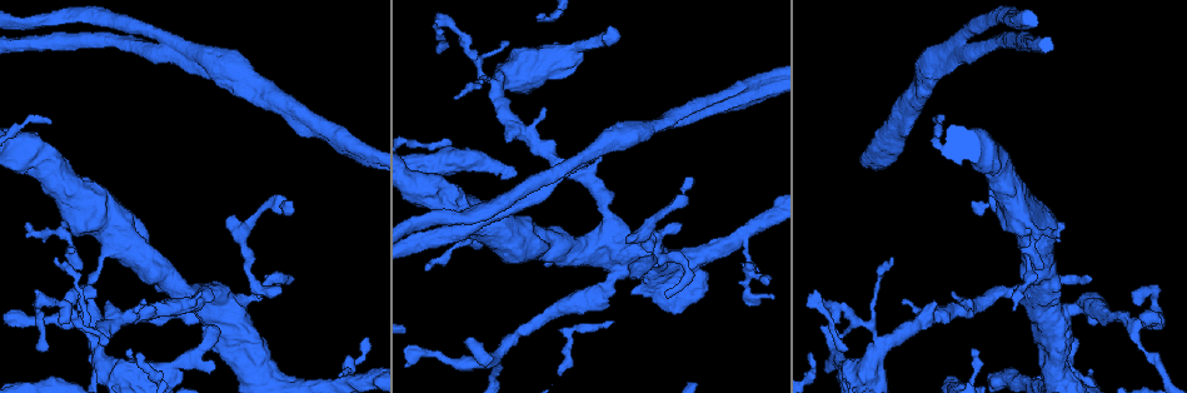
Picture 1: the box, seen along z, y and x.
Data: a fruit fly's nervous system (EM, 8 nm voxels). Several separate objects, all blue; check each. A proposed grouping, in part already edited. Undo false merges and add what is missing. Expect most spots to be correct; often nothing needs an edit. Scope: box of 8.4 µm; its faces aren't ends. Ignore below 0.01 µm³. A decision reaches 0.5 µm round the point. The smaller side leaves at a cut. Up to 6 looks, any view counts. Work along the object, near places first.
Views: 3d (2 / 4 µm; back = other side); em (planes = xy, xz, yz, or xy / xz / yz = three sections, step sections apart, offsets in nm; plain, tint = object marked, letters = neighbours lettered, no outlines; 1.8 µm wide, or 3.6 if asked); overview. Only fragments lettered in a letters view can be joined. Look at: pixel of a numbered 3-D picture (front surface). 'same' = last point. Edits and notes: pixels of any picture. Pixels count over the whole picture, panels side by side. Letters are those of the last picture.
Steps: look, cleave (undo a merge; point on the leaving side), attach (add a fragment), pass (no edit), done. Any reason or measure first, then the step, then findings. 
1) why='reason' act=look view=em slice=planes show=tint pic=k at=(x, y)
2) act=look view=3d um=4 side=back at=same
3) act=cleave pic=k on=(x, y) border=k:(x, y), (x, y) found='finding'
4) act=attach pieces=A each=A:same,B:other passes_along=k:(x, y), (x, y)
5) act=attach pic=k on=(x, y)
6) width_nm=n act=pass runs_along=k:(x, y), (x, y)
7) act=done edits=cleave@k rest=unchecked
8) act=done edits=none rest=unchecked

why='sharp bend' act=look view=3d um=4 side=back pic=1 at=(453, 30)

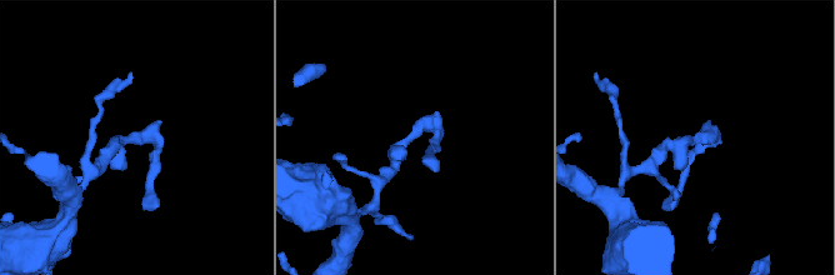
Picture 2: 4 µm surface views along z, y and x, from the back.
act=look view=em slice=planes show=plain pic=2 at=(131, 140)

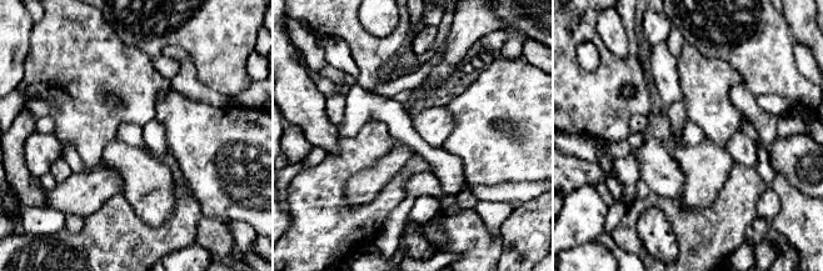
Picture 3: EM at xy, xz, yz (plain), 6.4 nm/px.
why='what lies round it' act=look view=em slice=planes show=letters at=same

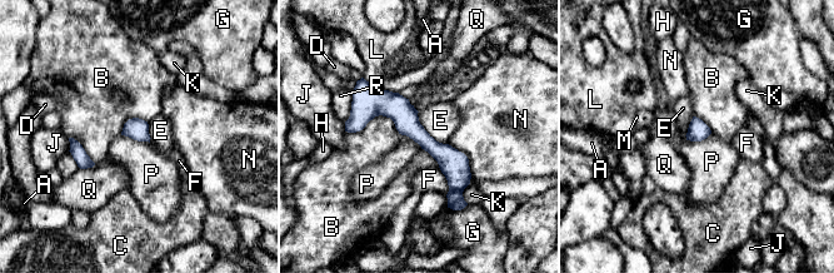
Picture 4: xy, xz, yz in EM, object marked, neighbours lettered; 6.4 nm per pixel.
longest_contact=B:360nm act=pass each=A:other,B:other,C:other,D:other,E:other,F:other,G:other,H:other,J:other,K:other,L:other,M:other,N:other,P:other,Q:other,R:other border=4:(121, 134), (149, 143) found='continuous, no second neuron'

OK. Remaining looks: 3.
why='tapers out' act=look view=em slice=planes show=plain pic=1 at=(427, 265)

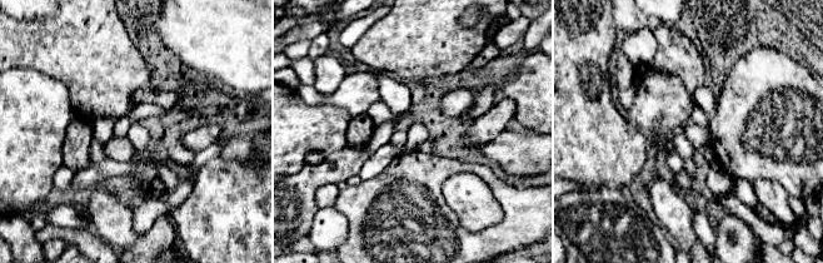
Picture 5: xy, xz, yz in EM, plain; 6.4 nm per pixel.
why='what lies round it' act=look view=em slice=planes show=letters at=same

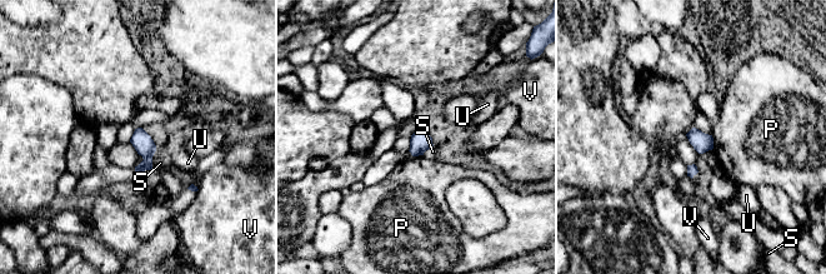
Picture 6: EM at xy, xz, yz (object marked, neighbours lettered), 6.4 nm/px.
act=pass each=P:other,S:other,U:other,V:other border=6:(156, 148), (153, 155), (151, 169) found='no lettered fragment goes on from it'

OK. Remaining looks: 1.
act=done edits=none rest=unchecked

